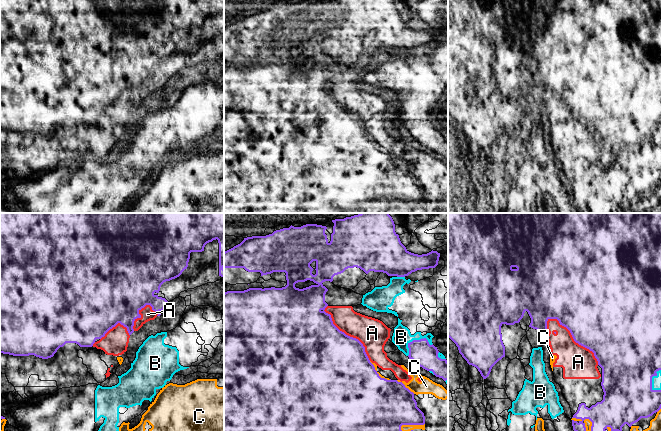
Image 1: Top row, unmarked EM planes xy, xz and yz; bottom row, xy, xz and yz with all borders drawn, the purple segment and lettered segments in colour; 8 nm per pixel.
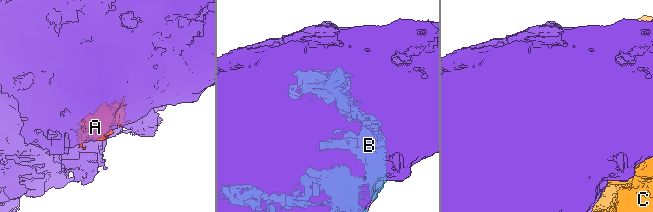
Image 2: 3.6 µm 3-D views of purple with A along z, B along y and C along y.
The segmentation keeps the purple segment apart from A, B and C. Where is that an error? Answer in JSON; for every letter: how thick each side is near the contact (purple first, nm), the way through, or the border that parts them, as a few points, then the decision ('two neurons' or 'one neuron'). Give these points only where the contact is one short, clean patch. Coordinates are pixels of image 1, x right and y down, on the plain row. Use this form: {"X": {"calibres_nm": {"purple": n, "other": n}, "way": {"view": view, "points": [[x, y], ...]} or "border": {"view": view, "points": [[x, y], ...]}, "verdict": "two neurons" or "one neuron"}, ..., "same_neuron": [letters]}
{"A": {"calibres_nm": {"purple": 480, "other": 260}, "verdict": "one neuron"}, "B": {"calibres_nm": {"purple": 200, "other": 150}, "verdict": "two neurons"}, "C": {"calibres_nm": {"purple": 440, "other": 120}, "verdict": "two neurons"}, "same_neuron": ["A"]}

